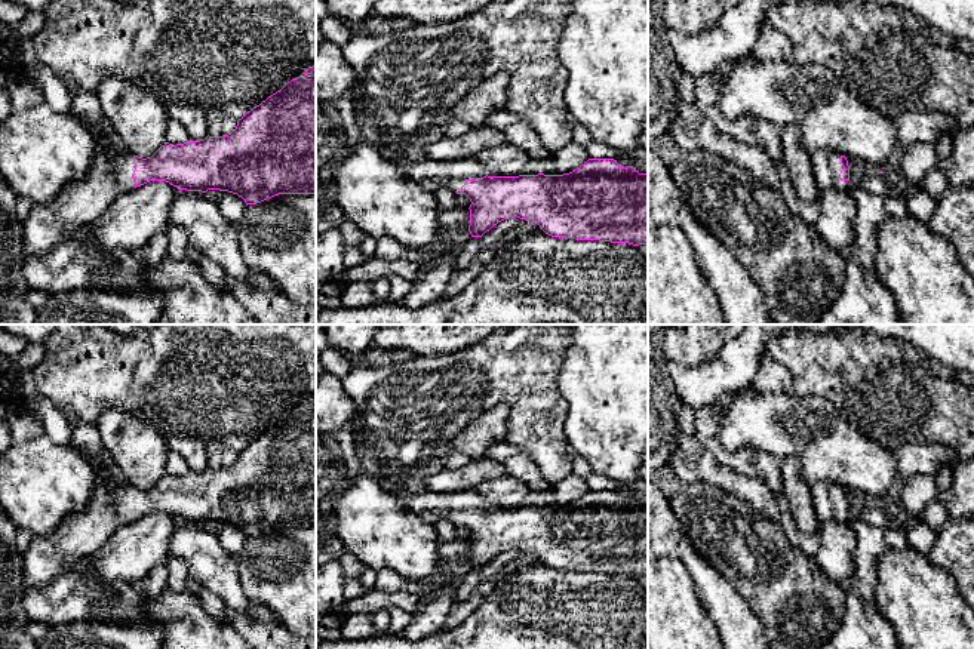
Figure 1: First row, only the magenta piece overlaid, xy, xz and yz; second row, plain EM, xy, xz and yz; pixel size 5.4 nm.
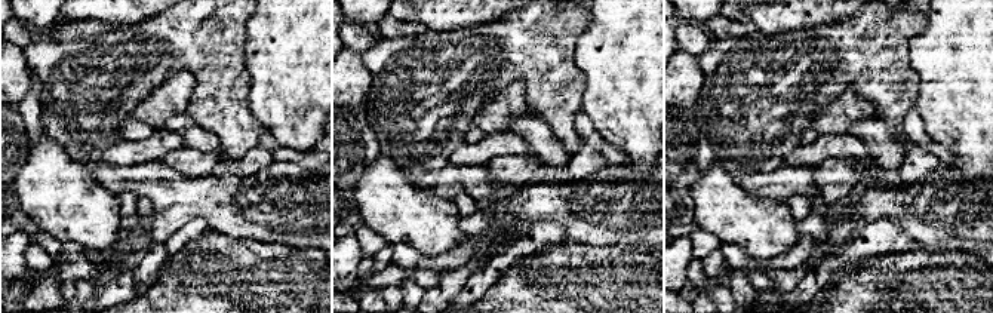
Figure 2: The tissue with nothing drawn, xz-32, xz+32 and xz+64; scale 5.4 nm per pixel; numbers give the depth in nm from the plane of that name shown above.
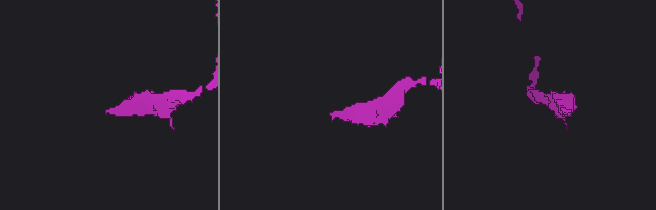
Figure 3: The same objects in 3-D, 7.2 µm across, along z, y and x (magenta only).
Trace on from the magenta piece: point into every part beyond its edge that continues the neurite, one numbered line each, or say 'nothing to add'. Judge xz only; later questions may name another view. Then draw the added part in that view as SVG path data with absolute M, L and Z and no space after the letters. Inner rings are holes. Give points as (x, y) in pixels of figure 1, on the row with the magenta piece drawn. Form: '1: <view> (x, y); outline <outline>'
1: xz (430, 175); outline M476 157L449 162L425 159L402 166L402 173L425 191L436 193L439 188L446 187L460 193L467 179L486 176L486 169Z

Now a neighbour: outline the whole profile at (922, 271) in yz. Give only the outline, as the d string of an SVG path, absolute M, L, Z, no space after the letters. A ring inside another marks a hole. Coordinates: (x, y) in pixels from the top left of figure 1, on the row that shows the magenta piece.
M909 213L884 216L875 268L881 284L892 295L903 324L974 324L974 279L959 262L955 246Z

